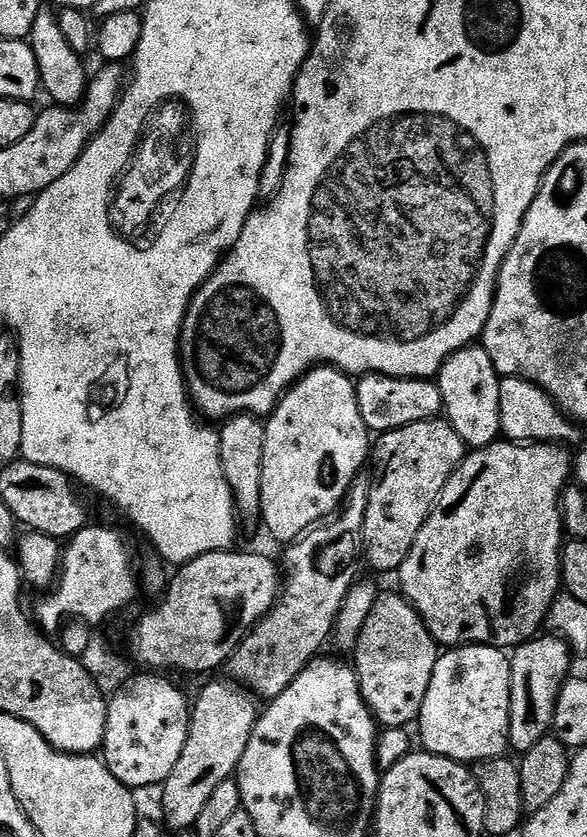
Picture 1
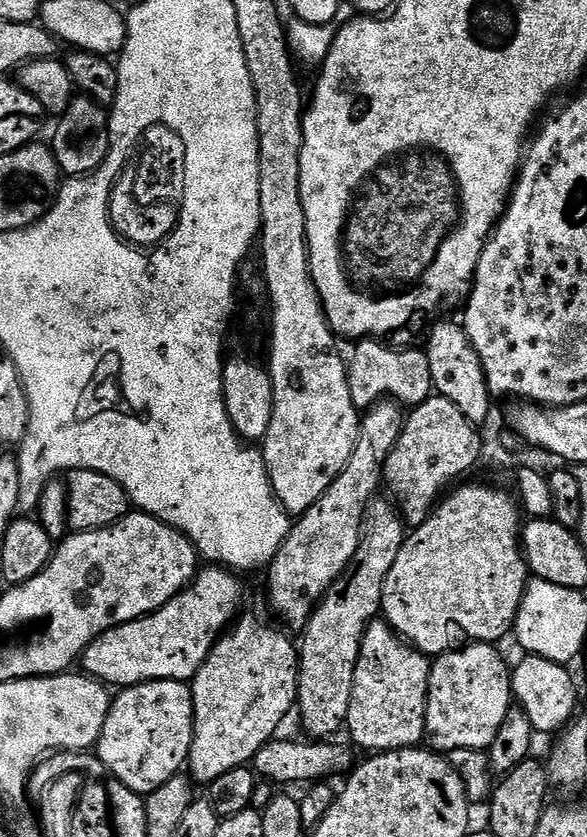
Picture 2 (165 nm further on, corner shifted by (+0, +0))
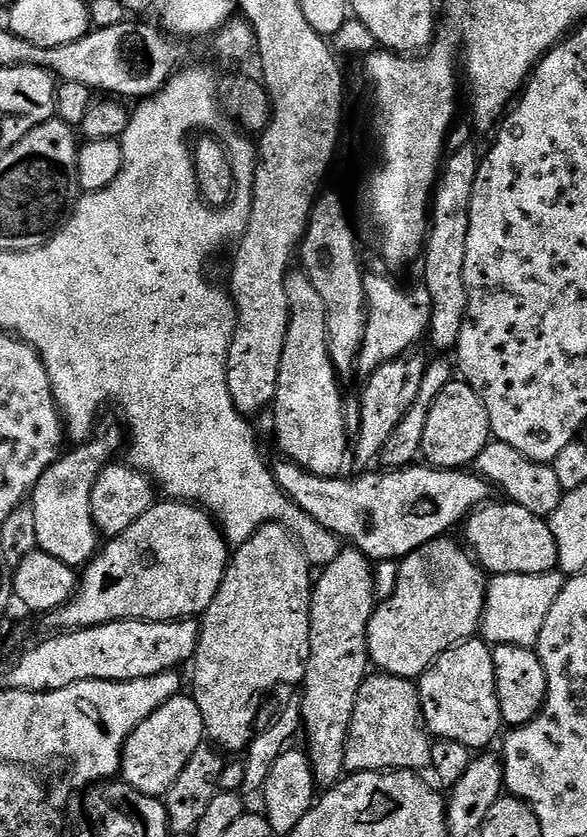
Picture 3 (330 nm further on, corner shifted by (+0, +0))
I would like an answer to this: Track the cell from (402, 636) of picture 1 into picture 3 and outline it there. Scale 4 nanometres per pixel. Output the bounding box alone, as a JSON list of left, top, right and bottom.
[345,674,433,773]

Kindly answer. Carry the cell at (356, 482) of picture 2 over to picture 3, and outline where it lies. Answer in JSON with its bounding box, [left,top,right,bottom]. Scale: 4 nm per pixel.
[354,354,427,466]

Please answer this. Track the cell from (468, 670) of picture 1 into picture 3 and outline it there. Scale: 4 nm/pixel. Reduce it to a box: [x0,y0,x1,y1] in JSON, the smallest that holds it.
[418,639,501,750]

